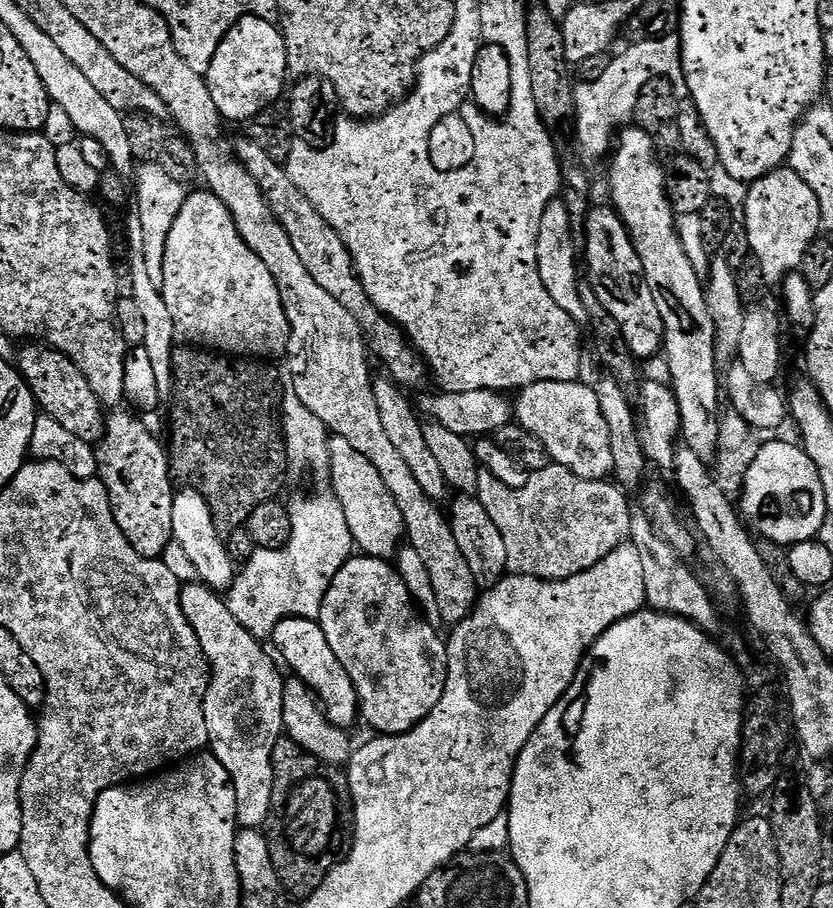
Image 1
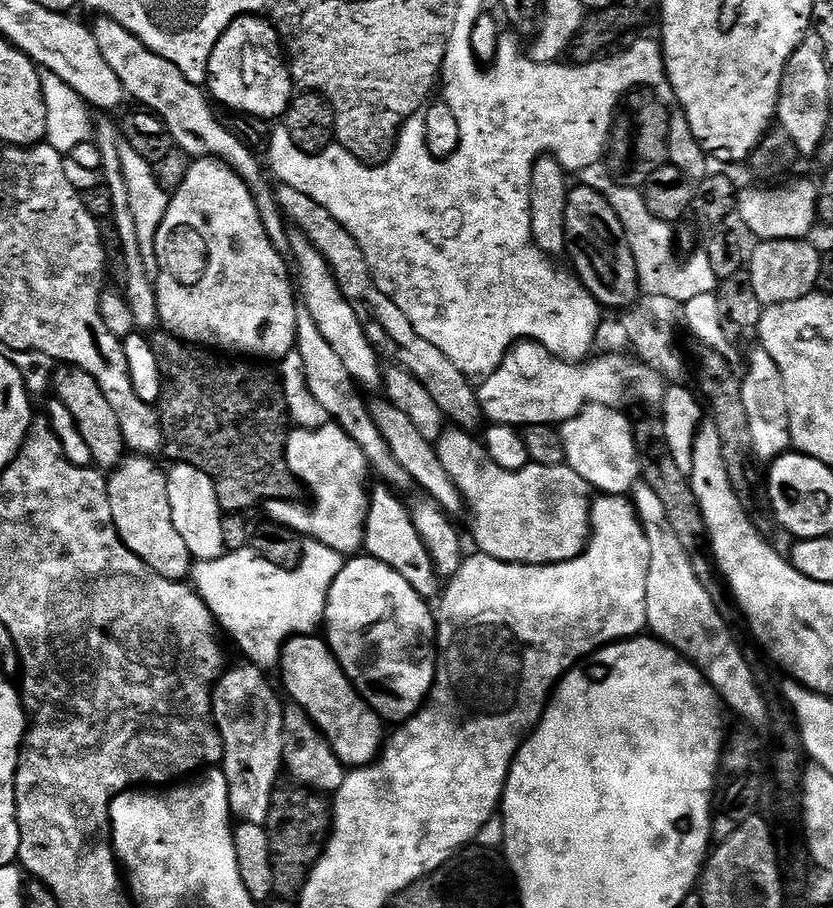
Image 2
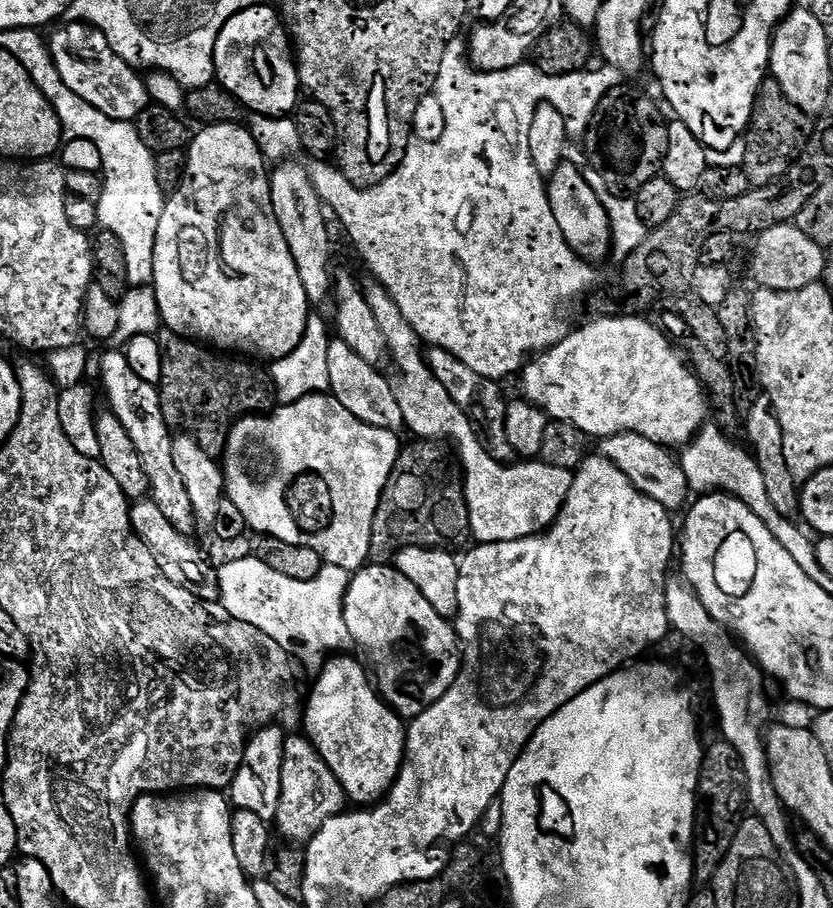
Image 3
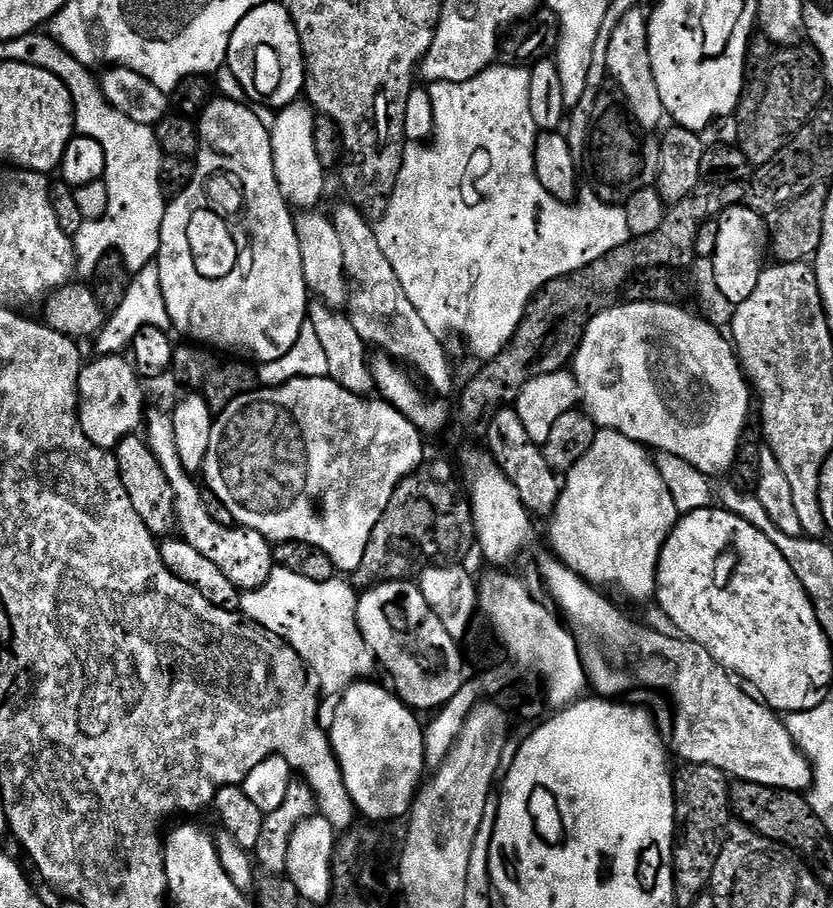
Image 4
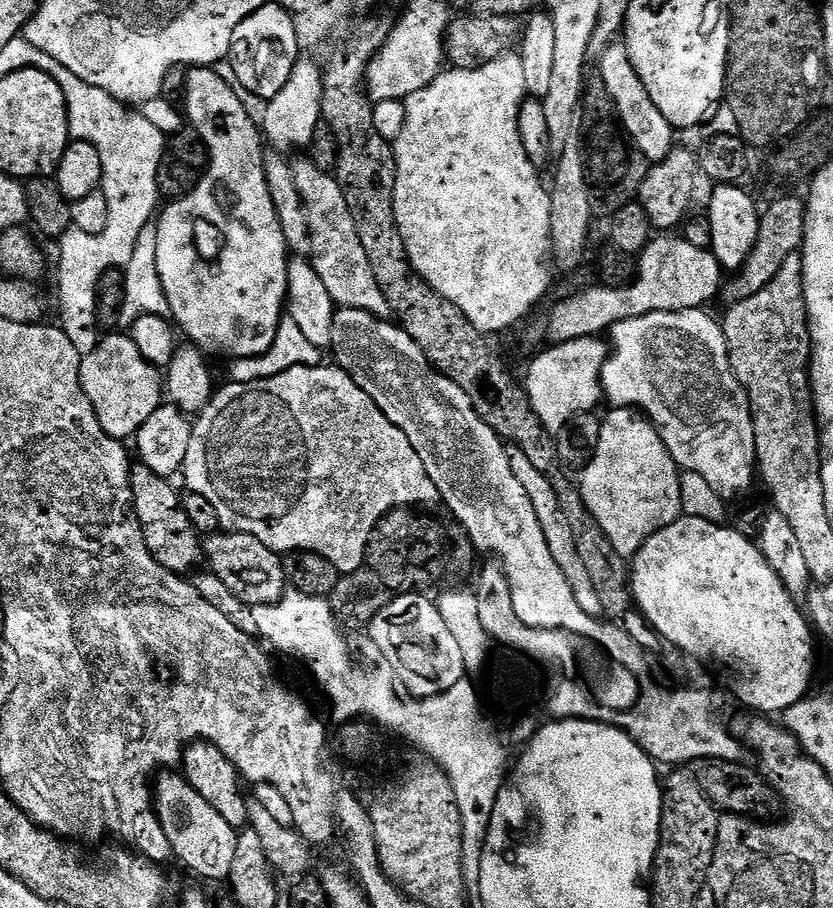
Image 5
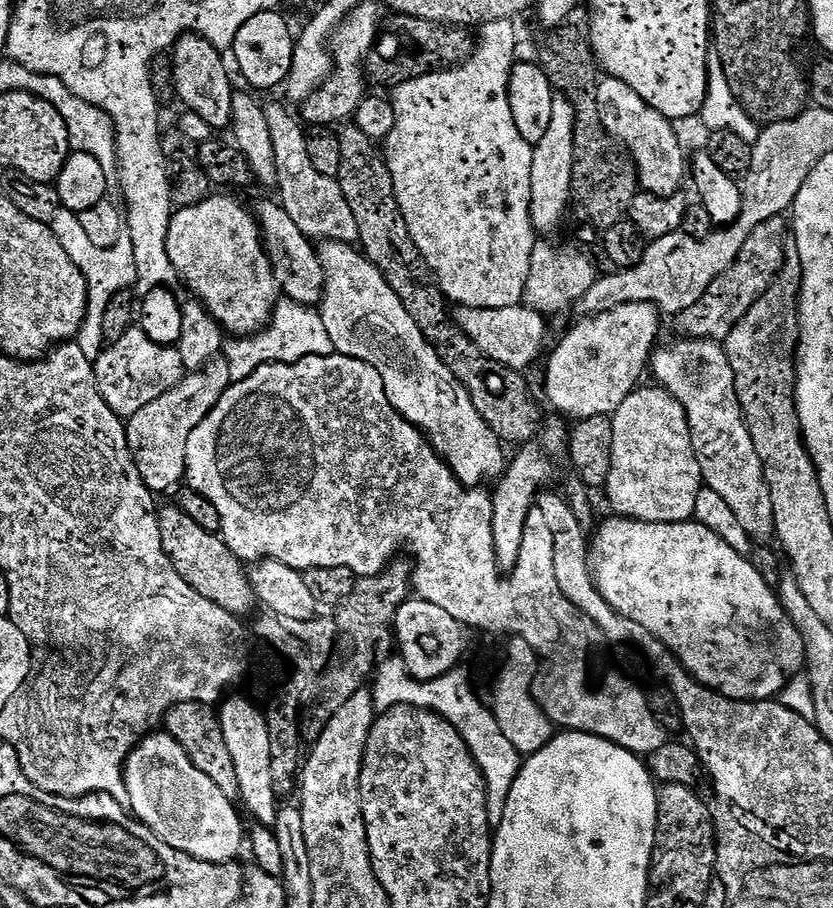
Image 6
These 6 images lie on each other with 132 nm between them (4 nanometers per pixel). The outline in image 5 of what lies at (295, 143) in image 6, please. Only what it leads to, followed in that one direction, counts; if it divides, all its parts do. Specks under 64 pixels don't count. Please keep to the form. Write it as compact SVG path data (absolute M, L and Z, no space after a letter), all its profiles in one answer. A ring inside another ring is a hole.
M310 158L295 161L292 173L298 194L302 194L302 202L308 211L314 263L322 282L326 282L326 290L330 290L333 302L340 308L357 308L381 318L387 317L390 312L388 299L374 278L366 246L362 246L358 226L350 214L350 206L346 206L346 198L335 175L318 170Z

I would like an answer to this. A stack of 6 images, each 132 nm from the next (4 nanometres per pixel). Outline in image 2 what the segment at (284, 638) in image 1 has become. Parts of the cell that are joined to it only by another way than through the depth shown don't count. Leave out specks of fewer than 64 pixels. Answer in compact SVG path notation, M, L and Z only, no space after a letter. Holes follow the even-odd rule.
M316 634L293 636L280 654L278 668L284 671L283 691L288 691L291 699L308 711L345 766L349 769L365 768L381 755L386 743L382 717L369 701L367 704L360 697L361 689L354 683L337 653L328 647L327 639Z

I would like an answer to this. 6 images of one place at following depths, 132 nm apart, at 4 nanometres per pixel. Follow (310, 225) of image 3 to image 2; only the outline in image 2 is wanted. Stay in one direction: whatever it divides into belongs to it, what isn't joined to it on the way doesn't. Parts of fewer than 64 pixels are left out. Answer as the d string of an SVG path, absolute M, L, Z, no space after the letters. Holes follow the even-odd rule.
M296 230L290 236L290 253L296 259L294 264L294 274L298 279L298 290L302 295L303 307L314 318L318 330L322 330L322 336L330 346L334 346L334 354L342 358L342 366L350 374L350 378L355 380L361 389L369 393L379 393L384 387L385 369L380 368L381 353L368 340L368 335L364 329L364 323L358 318L354 306L342 294L338 286L338 278L330 270L326 258L313 246L303 232Z

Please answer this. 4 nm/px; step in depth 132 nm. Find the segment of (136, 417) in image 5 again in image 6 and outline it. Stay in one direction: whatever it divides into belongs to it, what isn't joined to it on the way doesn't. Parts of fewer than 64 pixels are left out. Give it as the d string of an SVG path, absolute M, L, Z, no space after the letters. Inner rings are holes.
M132 326L113 344L111 341L94 361L94 367L98 390L106 406L110 406L110 410L114 410L114 414L121 418L138 414L142 406L150 406L154 398L162 398L162 394L178 386L178 382L186 375L179 347L150 342L139 326Z

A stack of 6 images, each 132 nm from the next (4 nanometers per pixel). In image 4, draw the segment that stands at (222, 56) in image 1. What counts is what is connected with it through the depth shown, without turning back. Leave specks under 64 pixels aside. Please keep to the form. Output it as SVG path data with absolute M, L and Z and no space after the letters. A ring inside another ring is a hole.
M266 2L254 10L250 10L250 14L246 14L246 18L242 18L242 22L238 22L238 26L230 38L226 68L227 71L232 71L233 78L240 83L241 90L249 96L247 99L253 105L265 104L266 107L272 108L271 110L279 110L292 104L295 100L301 99L306 75L304 51L300 45L298 30L294 26L290 14L279 2Z

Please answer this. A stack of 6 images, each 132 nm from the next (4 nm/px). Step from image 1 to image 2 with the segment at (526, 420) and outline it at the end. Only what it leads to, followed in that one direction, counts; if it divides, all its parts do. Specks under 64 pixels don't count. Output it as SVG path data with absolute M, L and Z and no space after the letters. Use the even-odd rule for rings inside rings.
M587 404L574 418L559 425L558 431L564 447L564 459L568 467L586 480L592 490L610 496L624 496L636 488L641 479L639 450L635 444L633 421L624 417L625 413L619 408Z

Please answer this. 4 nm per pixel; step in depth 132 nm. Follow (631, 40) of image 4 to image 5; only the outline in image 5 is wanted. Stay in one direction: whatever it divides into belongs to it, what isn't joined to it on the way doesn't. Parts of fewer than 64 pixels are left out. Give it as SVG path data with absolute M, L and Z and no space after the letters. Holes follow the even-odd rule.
M613 42L601 52L604 53L600 56L598 75L606 86L608 99L611 100L613 108L620 116L620 121L624 123L628 136L638 146L638 150L646 154L649 162L664 160L671 154L674 147L674 141L672 141L674 129L671 122L662 118L662 110L658 110L650 94L646 94L646 86L642 86L642 78L638 76L638 70L634 70L623 42Z

